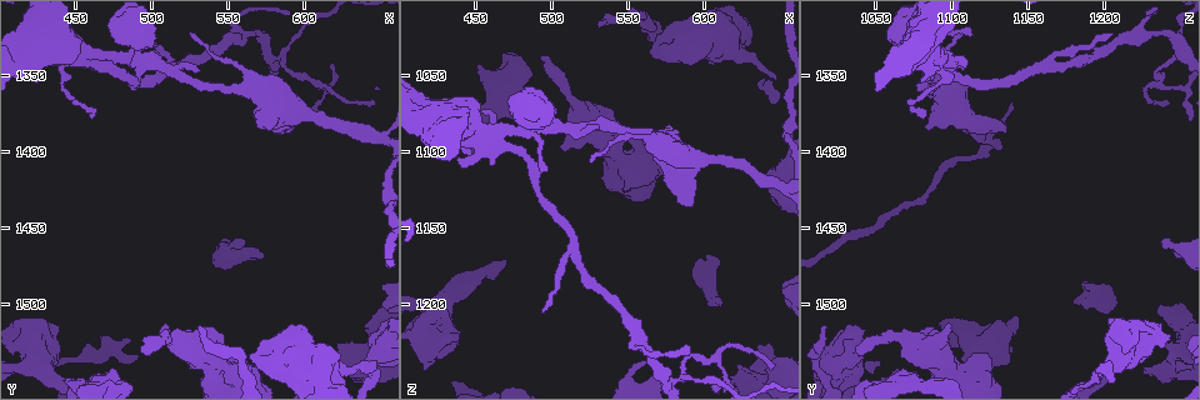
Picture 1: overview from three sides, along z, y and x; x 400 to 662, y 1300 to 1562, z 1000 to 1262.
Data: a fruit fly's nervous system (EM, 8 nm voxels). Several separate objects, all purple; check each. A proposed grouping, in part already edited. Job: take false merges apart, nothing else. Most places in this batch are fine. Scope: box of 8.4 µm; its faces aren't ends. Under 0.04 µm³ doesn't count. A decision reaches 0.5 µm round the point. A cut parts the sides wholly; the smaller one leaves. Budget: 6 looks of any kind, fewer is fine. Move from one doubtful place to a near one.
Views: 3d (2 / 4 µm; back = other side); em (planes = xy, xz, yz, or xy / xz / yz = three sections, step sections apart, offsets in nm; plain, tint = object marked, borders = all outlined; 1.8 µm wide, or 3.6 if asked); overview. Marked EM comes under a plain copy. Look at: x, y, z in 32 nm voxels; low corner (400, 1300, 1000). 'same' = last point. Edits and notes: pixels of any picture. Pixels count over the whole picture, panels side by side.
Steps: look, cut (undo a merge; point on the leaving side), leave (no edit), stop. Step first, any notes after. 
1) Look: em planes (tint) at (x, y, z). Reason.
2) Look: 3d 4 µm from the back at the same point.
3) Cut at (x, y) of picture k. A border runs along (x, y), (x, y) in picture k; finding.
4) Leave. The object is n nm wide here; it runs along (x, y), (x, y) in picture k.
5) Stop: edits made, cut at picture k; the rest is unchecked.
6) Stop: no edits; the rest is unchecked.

Look: 3d 4 µm at (424, 1536, 1208). Four or more arms meet.

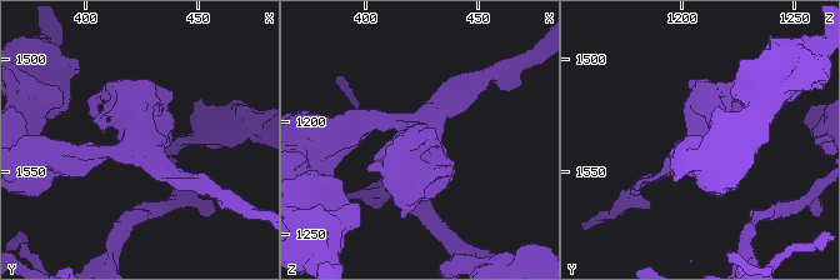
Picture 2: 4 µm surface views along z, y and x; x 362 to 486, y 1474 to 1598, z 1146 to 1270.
Look: em xz step 8 (tint) at the same point. Shape alone is not enough.

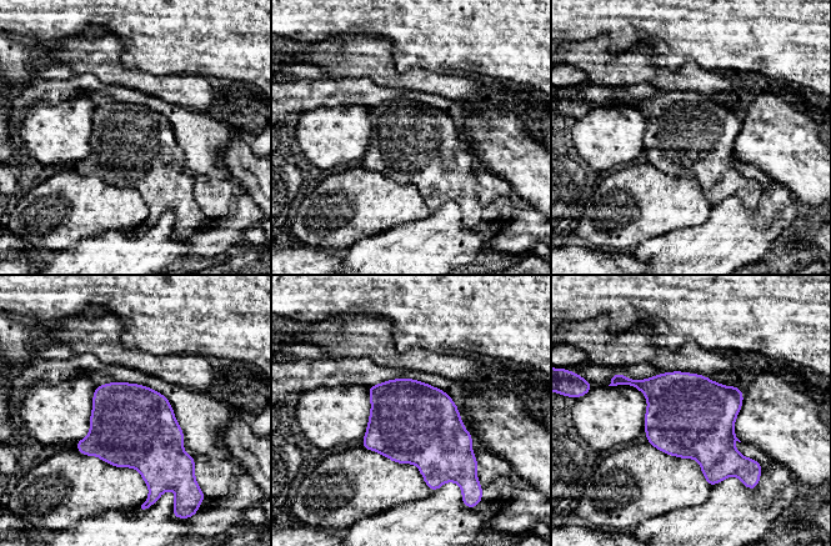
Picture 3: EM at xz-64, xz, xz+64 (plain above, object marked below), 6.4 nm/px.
Leave. The object is 550 nm wide here; continuous, no second cell.

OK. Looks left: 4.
Look: em 3.6 µm planes (borders) at (584, 1338, 1250). Thick turns thin.

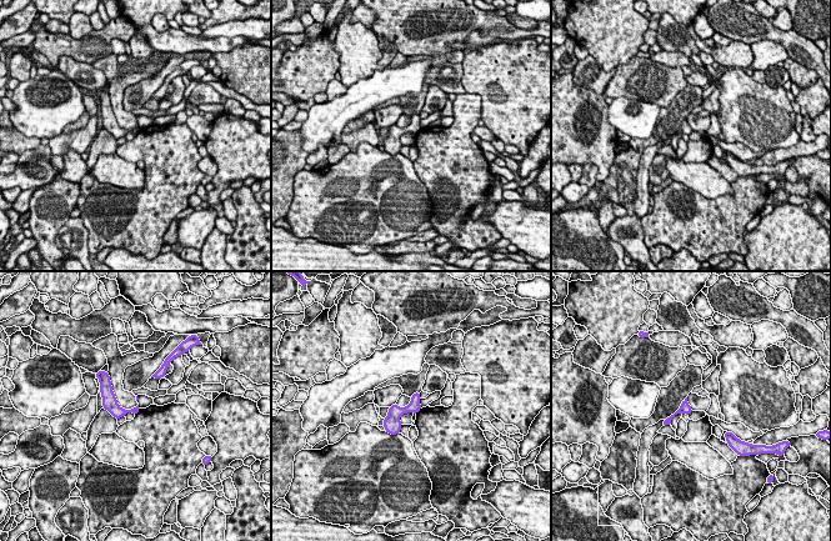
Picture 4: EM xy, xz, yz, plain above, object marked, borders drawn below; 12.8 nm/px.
Leave. The object is 120 nm wide here; continuous, no second cell.

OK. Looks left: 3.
Look: em 3.6 µm yz step 8 (tint) at (592, 1538, 1026). Abrupt turn.

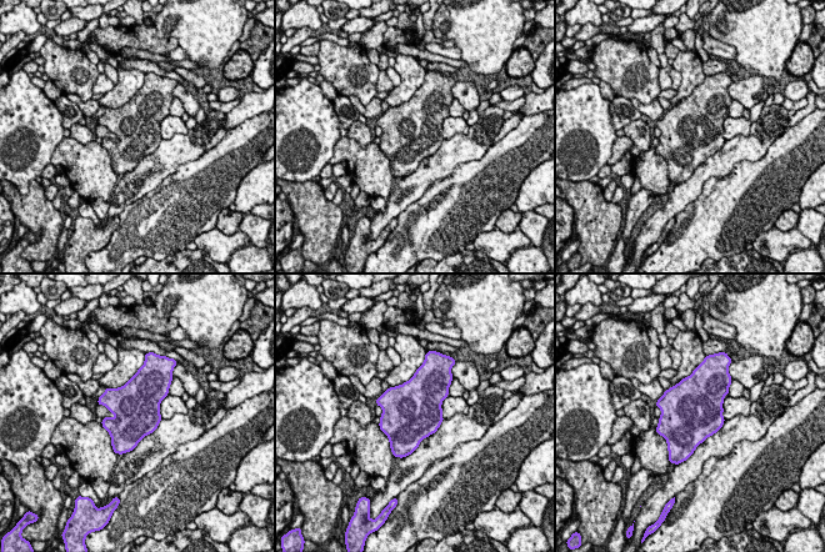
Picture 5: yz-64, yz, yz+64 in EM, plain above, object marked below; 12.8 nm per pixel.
Look: em 3.6 µm xz step 16 (borders) at the same point.

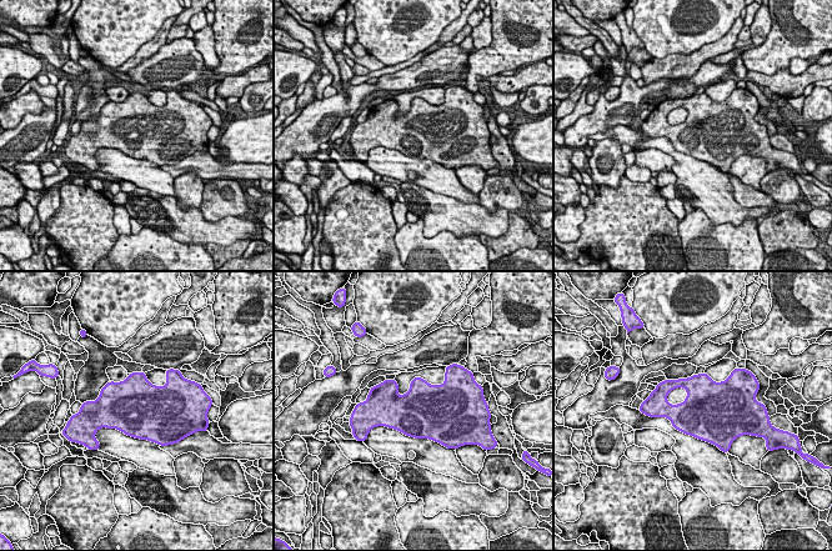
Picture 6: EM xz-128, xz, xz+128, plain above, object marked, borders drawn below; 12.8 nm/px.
Leave. The object is 550 nm wide here; continuous, no second cell.

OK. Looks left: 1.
Stop: no edits; the rest is unchecked.

